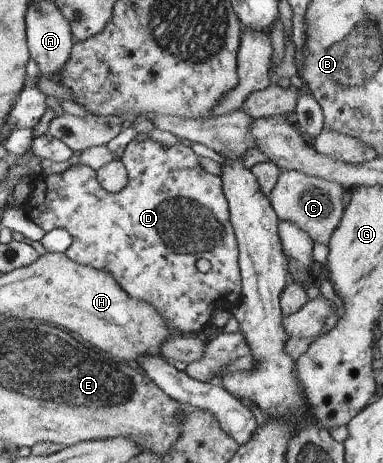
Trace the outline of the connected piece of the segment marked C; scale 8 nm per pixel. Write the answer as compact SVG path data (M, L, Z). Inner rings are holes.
M286 170L280 171L277 184L268 193L268 199L280 220L293 222L297 228L305 230L315 243L329 246L331 235L344 213L343 193L345 188L338 182L296 170Z

